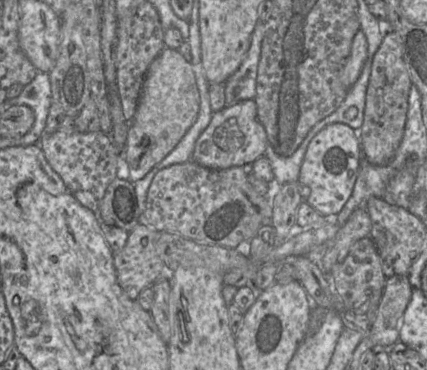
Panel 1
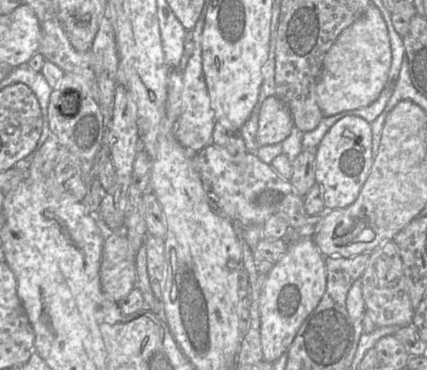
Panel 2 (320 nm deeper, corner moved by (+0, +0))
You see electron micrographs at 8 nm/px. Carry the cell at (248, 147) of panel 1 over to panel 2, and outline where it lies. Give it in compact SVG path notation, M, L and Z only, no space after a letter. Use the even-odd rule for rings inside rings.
M277 96L268 97L259 112L257 143L260 147L282 143L294 128L289 107Z

